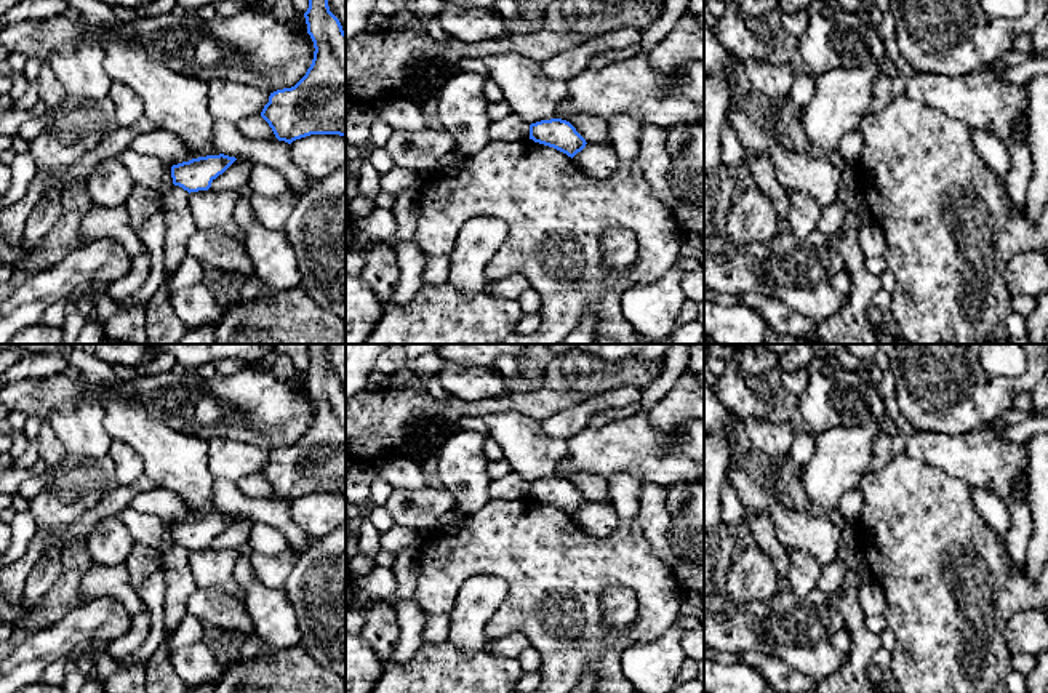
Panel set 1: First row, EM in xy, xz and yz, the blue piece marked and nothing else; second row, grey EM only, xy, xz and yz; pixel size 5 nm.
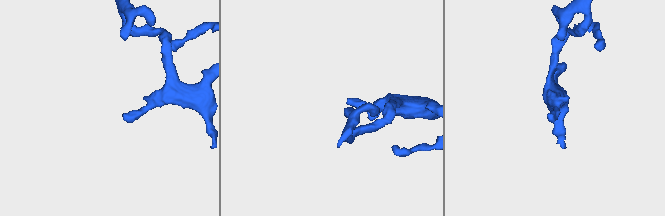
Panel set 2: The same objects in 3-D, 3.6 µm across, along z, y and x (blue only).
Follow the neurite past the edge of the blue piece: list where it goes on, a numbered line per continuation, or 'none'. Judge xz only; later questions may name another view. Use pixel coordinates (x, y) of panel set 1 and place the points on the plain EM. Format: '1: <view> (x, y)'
none

